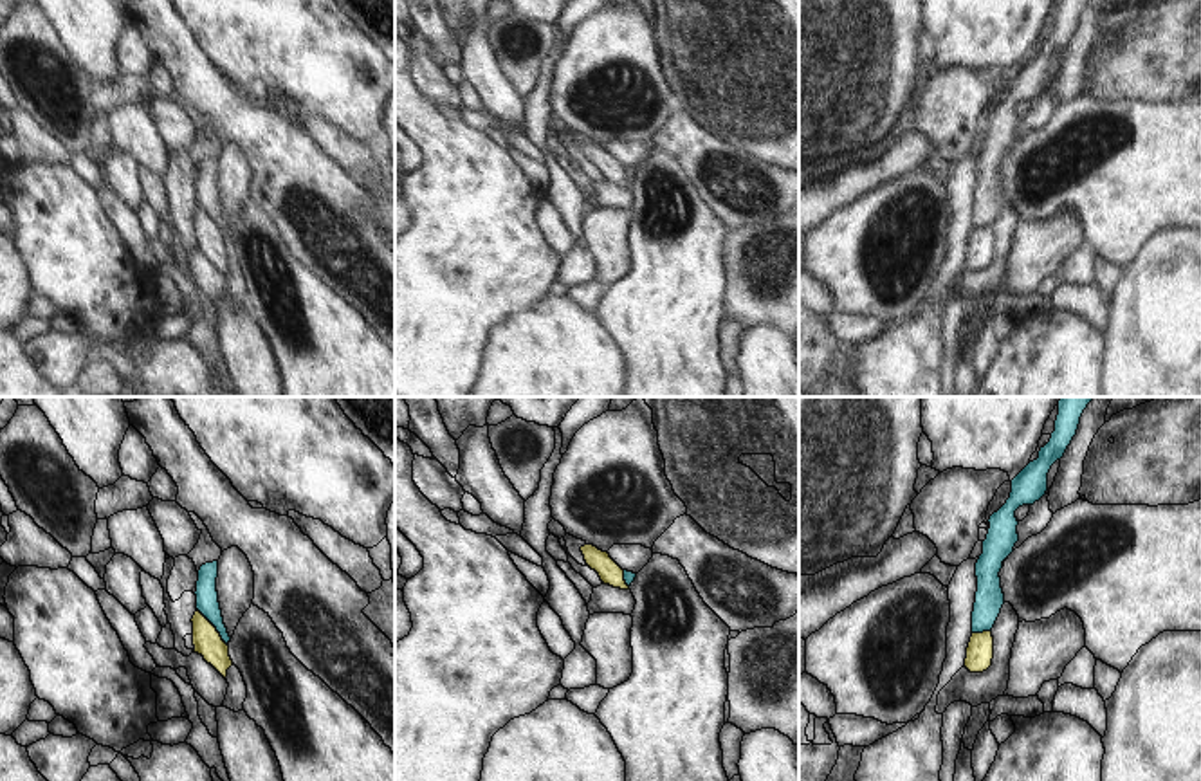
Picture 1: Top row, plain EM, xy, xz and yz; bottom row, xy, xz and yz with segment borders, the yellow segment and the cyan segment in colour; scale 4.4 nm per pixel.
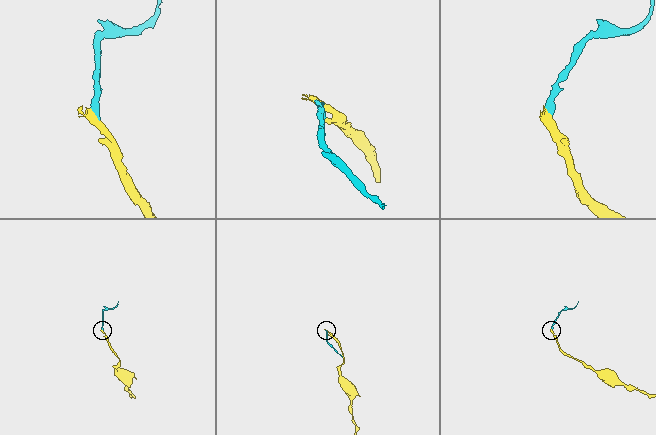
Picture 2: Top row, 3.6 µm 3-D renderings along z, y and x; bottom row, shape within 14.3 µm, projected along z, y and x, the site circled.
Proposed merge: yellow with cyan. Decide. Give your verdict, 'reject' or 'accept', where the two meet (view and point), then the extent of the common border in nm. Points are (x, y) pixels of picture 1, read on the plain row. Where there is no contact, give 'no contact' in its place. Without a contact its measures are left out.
reject | xy (213, 222) | 220 nm

